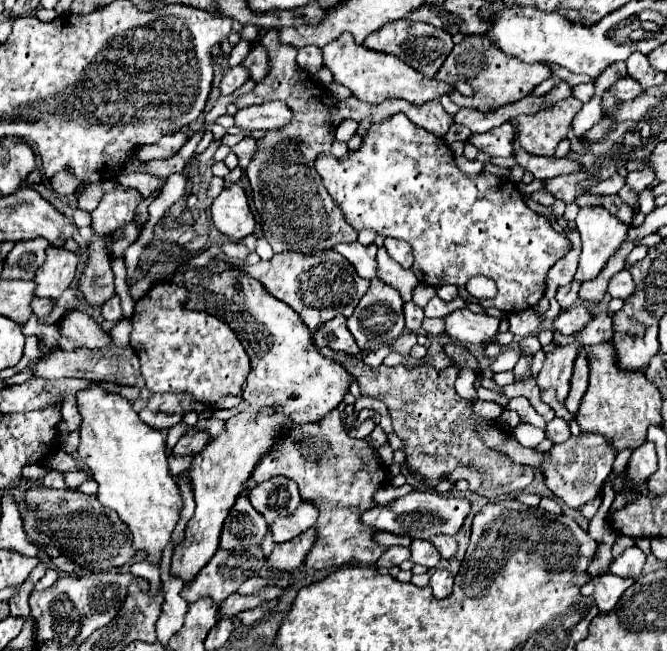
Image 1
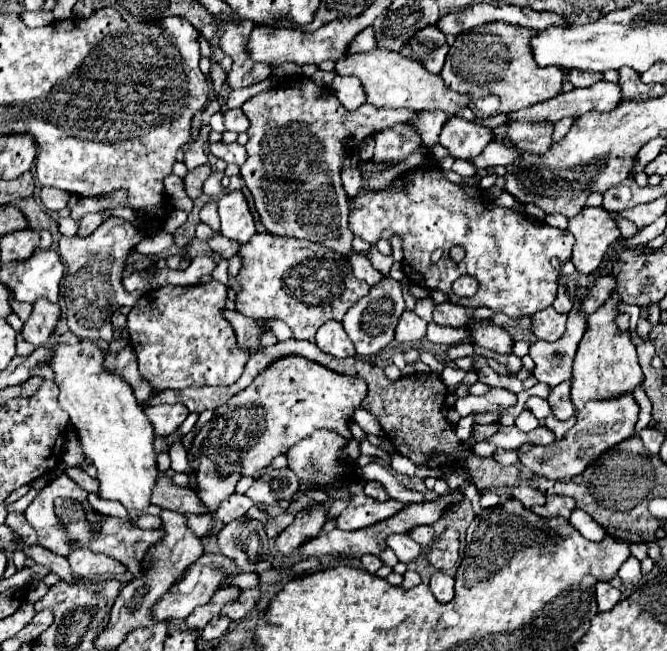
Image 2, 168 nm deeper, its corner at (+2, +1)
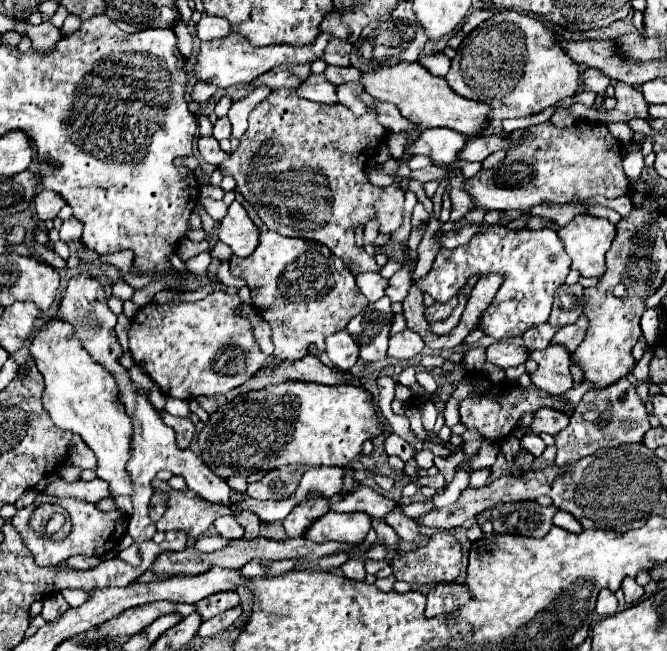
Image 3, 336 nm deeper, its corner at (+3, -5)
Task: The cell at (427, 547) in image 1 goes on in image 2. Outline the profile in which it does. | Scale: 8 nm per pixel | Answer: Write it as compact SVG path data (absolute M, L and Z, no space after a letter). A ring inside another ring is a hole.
M390 534L386 538L386 546L390 546L394 550L394 554L398 556L400 562L410 562L422 554L422 548L418 544L414 544L408 534Z

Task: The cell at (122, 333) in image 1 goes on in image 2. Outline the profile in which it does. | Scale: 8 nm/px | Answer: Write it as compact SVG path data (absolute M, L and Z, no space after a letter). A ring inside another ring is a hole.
M66 332L56 340L50 368L54 370L54 382L60 388L58 406L68 412L84 454L92 458L98 468L100 498L118 500L126 510L144 514L150 506L150 494L158 476L156 454L152 448L154 428L142 406L138 406L132 386L120 374L108 372L102 360L108 352L120 351L128 344L120 338L113 340L108 350L102 350L96 342L80 340Z

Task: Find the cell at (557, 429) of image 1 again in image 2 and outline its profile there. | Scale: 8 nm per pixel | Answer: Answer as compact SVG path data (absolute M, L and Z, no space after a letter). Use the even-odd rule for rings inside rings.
M538 426L536 430L528 432L526 438L528 438L528 444L530 442L532 444L550 444L550 442L554 442L554 434L546 426Z

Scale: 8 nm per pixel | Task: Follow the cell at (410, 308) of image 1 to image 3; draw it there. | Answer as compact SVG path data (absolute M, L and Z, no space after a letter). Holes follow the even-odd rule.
M409 328L403 332L397 332L389 338L389 356L393 356L393 358L407 360L407 358L417 356L423 348L425 348L423 338L415 330L409 330Z

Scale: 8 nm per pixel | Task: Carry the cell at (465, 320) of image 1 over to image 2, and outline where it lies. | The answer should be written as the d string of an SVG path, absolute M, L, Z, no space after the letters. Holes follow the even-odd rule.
M476 322L472 332L472 340L488 350L494 350L498 354L510 354L512 346L514 346L514 338L500 326L482 326L480 322Z

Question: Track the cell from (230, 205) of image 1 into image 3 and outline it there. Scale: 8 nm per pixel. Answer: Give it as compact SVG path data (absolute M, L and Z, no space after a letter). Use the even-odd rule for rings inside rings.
M237 200L229 206L227 216L219 222L217 230L219 238L233 248L235 256L249 256L259 244L259 228L251 222L245 208Z

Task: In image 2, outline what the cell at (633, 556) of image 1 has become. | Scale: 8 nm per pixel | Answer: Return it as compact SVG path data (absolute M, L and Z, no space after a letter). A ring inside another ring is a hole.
M634 556L628 558L628 560L622 564L622 568L618 570L618 576L622 578L622 584L624 584L628 590L632 590L632 588L640 582L640 578L642 578L640 562L638 562Z

